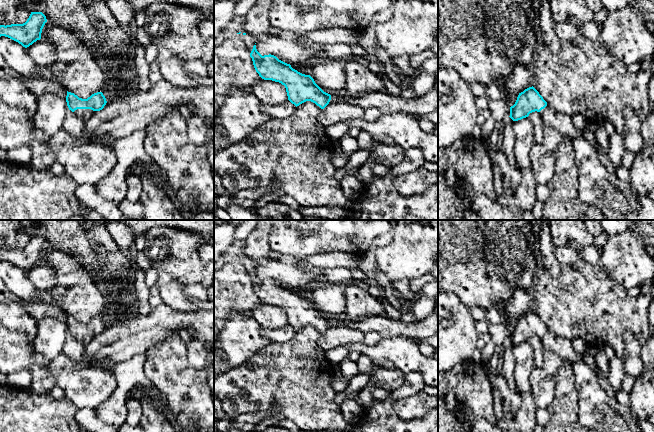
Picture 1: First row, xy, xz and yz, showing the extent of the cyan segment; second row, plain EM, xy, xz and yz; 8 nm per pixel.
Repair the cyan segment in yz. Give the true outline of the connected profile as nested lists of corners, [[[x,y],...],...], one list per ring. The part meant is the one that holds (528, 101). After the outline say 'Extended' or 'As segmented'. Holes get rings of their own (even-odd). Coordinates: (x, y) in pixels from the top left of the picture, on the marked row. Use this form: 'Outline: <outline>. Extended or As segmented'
Outline: [[[533,86],[519,93],[515,104],[510,107],[509,117],[513,121],[518,121],[535,111],[540,114],[546,125],[553,127],[563,137],[570,140],[584,138],[589,141],[598,152],[602,164],[610,173],[616,174],[616,167],[612,164],[607,151],[598,144],[595,134],[587,128],[577,130],[572,123],[572,117],[548,105]]]. Extended

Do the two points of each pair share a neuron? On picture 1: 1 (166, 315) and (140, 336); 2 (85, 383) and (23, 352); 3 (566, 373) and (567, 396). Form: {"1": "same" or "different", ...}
{"1": "same", "2": "same", "3": "same"}

